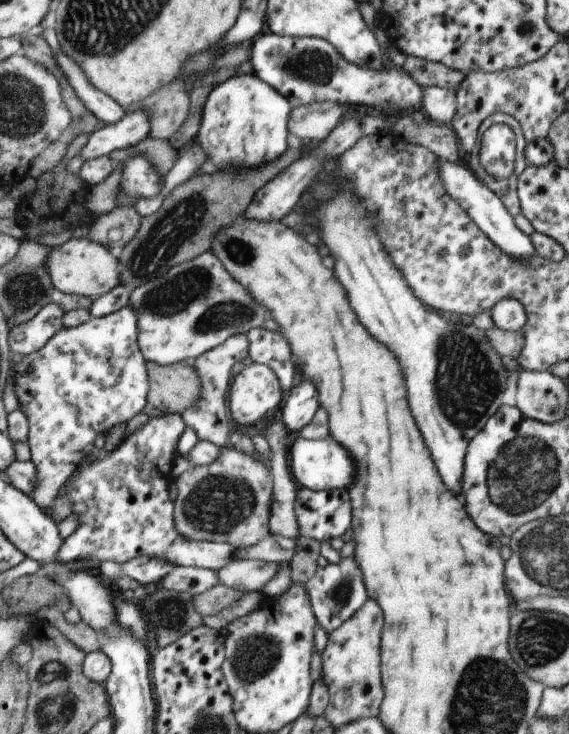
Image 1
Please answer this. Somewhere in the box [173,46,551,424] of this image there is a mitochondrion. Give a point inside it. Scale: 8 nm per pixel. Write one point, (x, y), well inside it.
(227, 313)

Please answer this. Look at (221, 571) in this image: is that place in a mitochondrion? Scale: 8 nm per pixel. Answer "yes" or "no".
no

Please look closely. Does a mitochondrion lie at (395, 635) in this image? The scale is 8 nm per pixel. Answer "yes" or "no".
no

